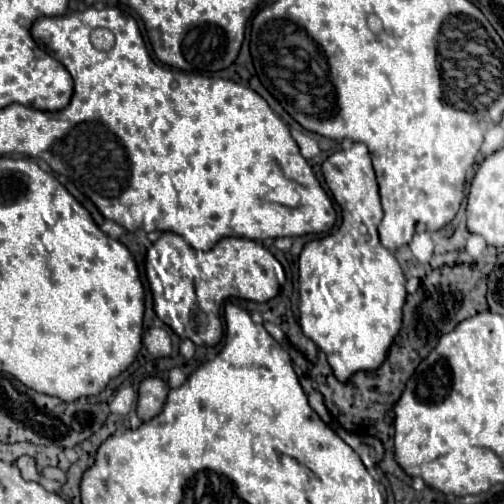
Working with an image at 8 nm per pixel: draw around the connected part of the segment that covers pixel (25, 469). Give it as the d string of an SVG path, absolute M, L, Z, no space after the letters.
M21 456L21 458L15 460L15 466L19 468L19 472L21 472L21 476L23 476L25 480L39 480L39 474L37 474L37 470L35 470L35 460L33 460L33 458Z

